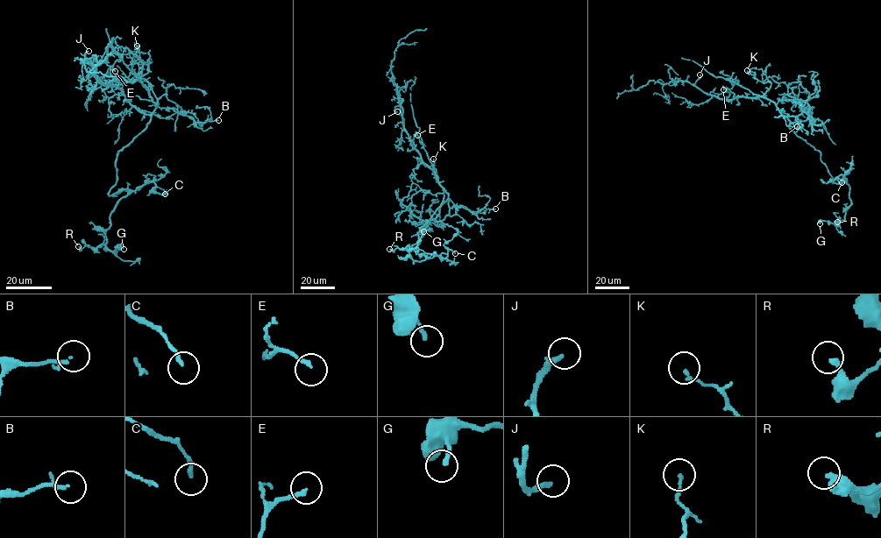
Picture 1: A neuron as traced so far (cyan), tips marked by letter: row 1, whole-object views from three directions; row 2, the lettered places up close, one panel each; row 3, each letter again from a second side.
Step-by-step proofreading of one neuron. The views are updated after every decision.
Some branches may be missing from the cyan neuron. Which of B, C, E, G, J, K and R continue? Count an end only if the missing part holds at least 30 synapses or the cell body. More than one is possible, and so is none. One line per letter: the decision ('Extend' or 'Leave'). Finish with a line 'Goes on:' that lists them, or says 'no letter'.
B: Leave
C: Leave
E: Leave
G: Leave
J: Leave
K: Leave
R: Leave
Goes on: no letter

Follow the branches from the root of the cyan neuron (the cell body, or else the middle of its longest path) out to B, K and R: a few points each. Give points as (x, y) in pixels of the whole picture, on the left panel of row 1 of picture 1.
B: (151, 95), (156, 106), (174, 109), (195, 123), (218, 120)
K: (151, 95), (140, 80), (143, 62), (136, 54), (137, 46)
R: (151, 95), (151, 120), (117, 155), (108, 194), (127, 194), (110, 213), (106, 243), (78, 246)

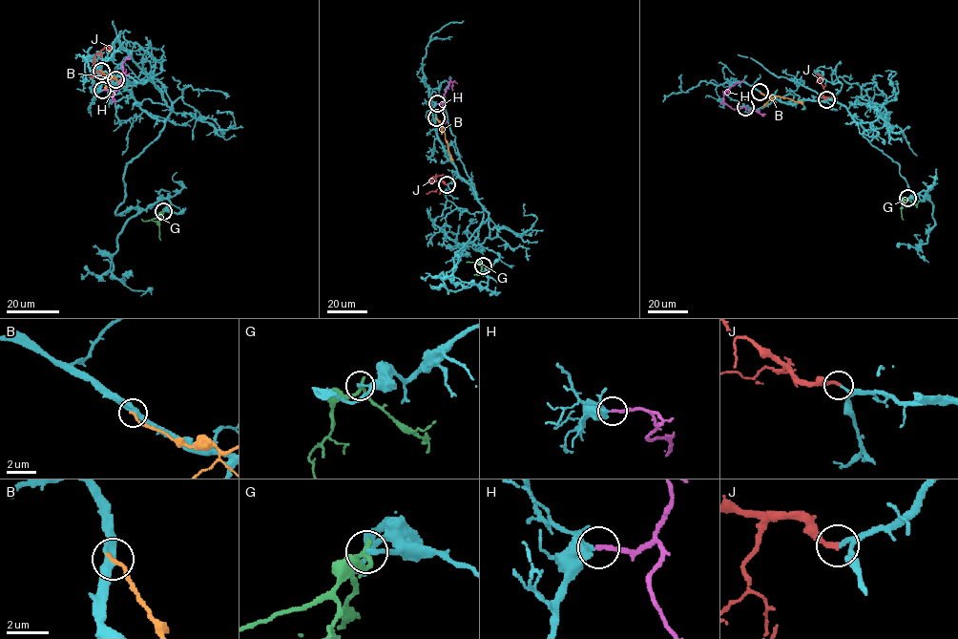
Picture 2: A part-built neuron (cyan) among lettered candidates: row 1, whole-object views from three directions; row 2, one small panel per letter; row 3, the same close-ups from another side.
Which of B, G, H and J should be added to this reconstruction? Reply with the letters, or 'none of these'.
H, J

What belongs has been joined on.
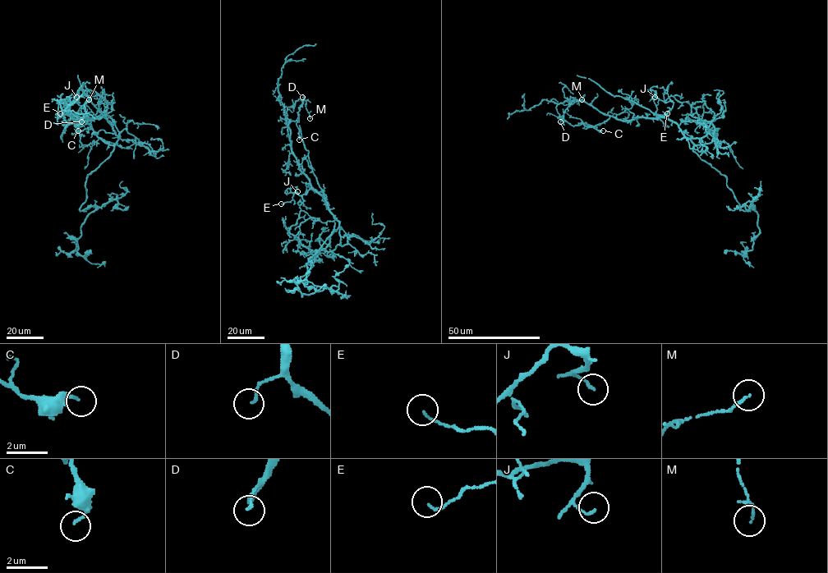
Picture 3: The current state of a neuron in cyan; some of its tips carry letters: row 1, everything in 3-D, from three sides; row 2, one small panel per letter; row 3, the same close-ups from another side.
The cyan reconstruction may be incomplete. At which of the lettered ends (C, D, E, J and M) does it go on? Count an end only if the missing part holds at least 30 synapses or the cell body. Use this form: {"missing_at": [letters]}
{"missing_at": []}

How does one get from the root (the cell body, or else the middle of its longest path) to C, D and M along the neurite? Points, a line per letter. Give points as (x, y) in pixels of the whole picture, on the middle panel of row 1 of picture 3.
C: (335, 217), (325, 199), (301, 170), (287, 132), (292, 121), (297, 121), (299, 139)
D: (335, 217), (325, 199), (301, 170), (292, 149), (287, 126), (296, 119), (302, 97)
M: (335, 217), (325, 199), (301, 170), (292, 149), (287, 126), (296, 119), (304, 100), (310, 118)

